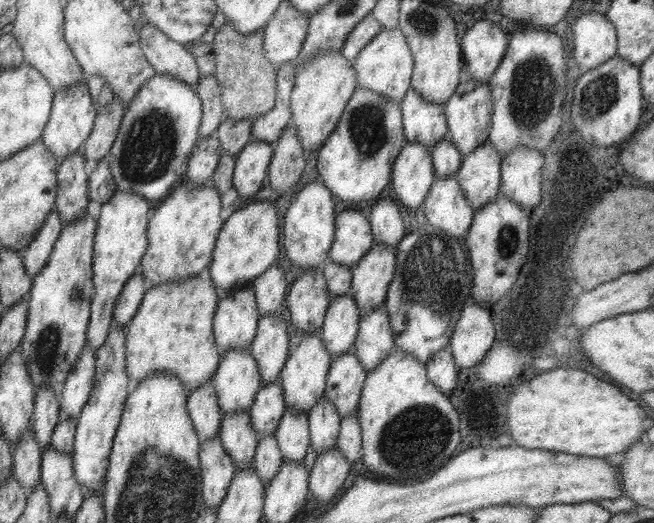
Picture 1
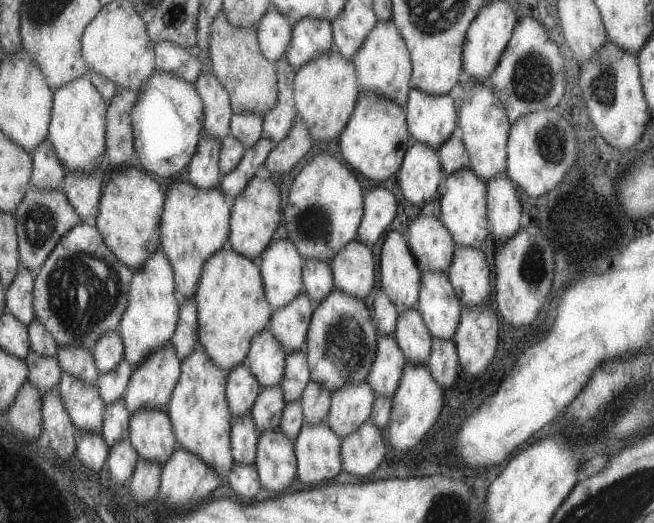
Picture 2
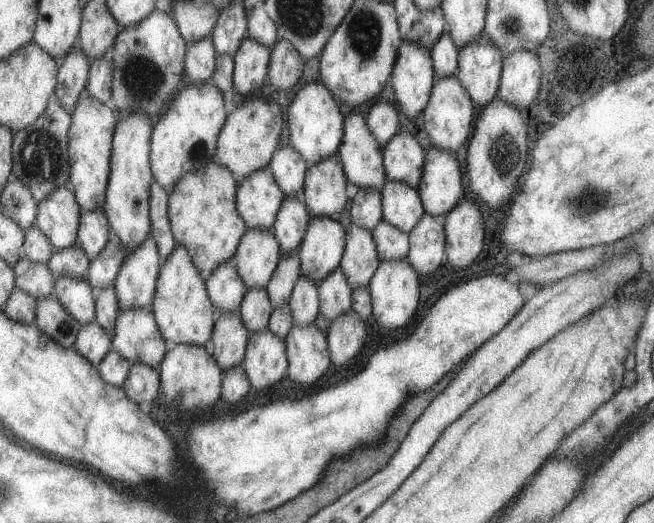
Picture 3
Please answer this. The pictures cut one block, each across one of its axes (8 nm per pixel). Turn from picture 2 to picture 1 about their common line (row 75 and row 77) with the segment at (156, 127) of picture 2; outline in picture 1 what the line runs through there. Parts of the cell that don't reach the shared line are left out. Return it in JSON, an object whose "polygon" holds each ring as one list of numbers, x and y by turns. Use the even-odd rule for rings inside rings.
{"polygon":[[155,72,124,108,121,124,108,157,97,163,95,169,87,175,90,200,99,202,101,205,105,204,116,190,133,192,151,202,163,200,163,196,167,196,173,188,185,182,187,164,199,139,201,115,201,101,193,88,179,80,174,80,170,75]]}

